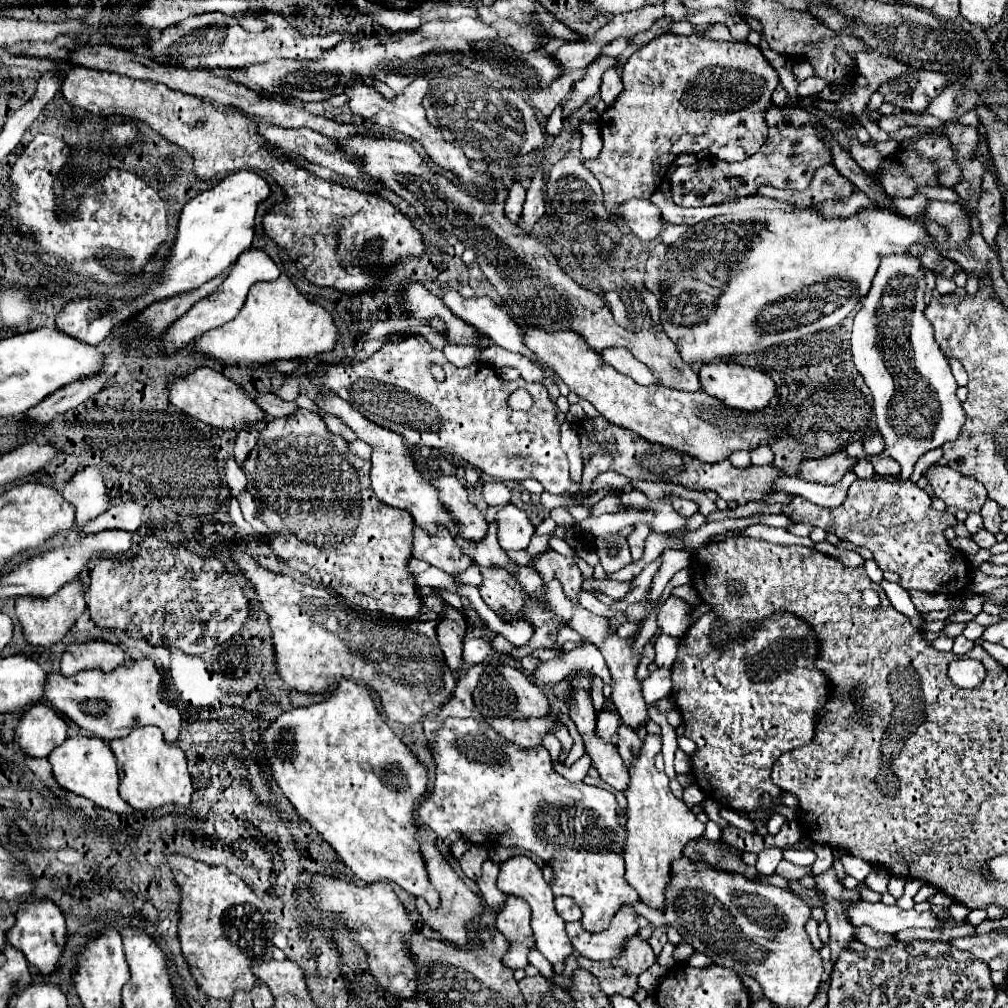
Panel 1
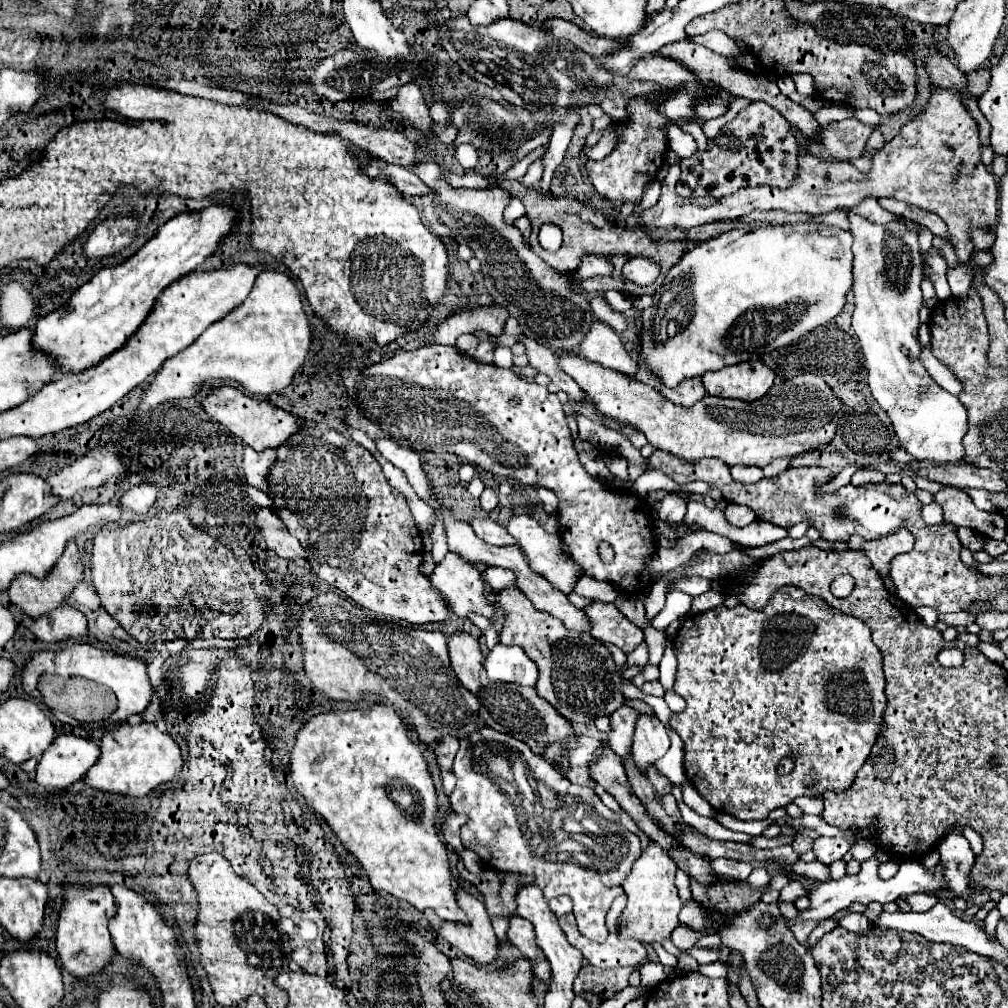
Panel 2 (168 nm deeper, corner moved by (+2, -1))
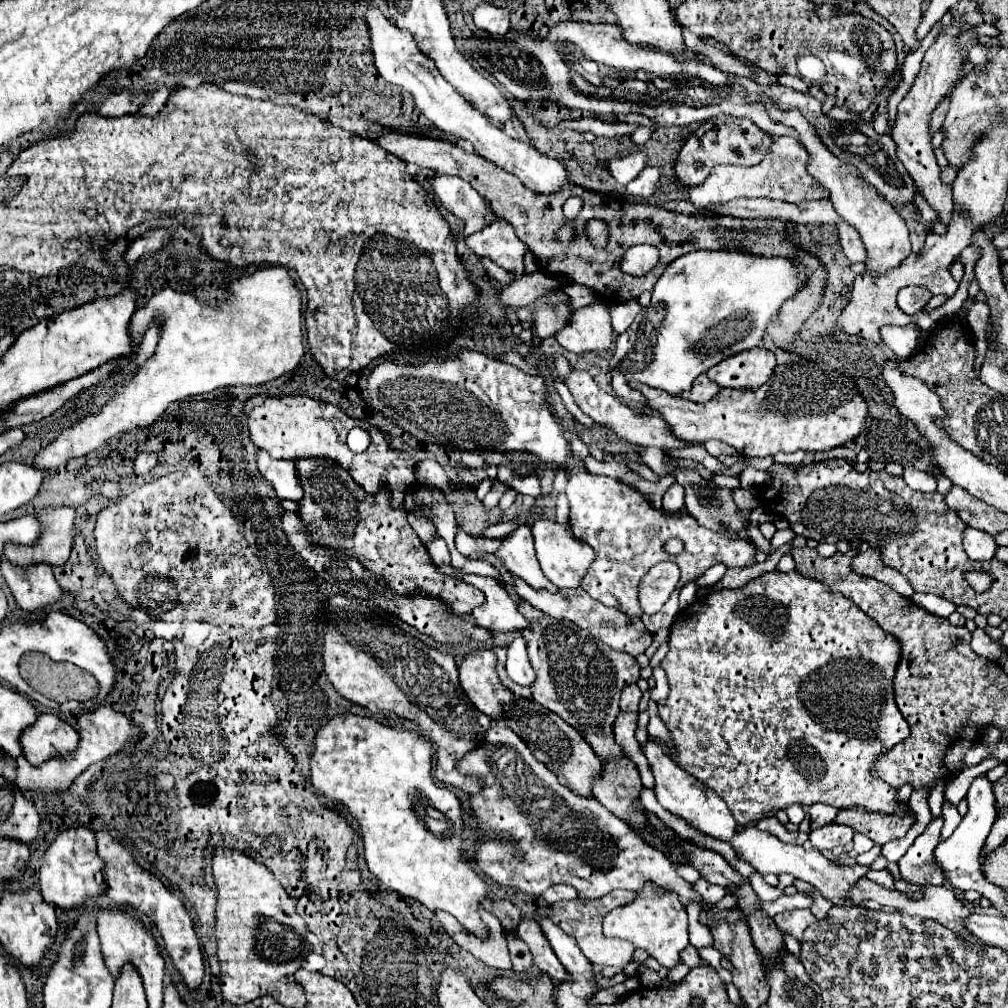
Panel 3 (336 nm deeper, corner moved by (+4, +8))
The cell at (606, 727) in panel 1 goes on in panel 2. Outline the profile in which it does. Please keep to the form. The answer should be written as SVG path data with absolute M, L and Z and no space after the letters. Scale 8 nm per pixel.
M621 706L617 712L611 714L613 730L609 734L609 746L623 760L627 758L627 754L631 756L631 740L633 740L633 730L635 730L637 718L639 718L639 712L631 706Z

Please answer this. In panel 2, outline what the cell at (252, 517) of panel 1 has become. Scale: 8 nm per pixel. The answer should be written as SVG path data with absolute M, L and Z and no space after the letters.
M261 508L257 512L257 526L261 528L267 546L275 550L281 558L287 558L287 560L307 560L309 558L301 542L289 534L285 524L273 510Z

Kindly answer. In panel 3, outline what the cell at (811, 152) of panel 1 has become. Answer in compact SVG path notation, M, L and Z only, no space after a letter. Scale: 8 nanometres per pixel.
M719 115L715 119L709 119L701 123L685 141L677 161L675 161L675 177L687 185L701 185L715 165L743 165L753 167L763 161L767 151L773 145L773 137L759 129L751 119L747 117L731 117L731 115Z

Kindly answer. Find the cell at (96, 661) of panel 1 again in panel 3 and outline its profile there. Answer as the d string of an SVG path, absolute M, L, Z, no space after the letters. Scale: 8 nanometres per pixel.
M1 559L1 573L23 611L39 611L47 605L53 605L63 597L63 589L53 577L53 571L45 565L29 571L17 571L17 567L9 567L7 559Z

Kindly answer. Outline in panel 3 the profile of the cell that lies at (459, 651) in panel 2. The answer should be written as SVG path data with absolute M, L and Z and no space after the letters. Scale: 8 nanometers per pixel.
M491 649L465 655L459 663L459 681L467 697L479 711L497 719L501 717L503 705L511 703L511 691L499 681L495 673L497 657Z

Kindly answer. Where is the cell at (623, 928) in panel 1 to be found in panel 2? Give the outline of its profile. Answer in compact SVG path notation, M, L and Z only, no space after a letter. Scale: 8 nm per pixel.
M619 896L613 902L613 906L609 908L607 918L605 918L609 936L607 936L607 940L603 944L591 942L585 936L581 936L579 930L577 930L573 914L567 914L567 916L559 918L559 926L565 932L567 940L577 950L581 950L581 954L585 956L585 960L591 966L597 966L597 968L621 968L621 966L637 966L637 964L641 964L645 960L647 952L645 952L645 946L641 942L619 940L617 938L617 922L619 914L625 908L625 904L627 904L627 898Z

